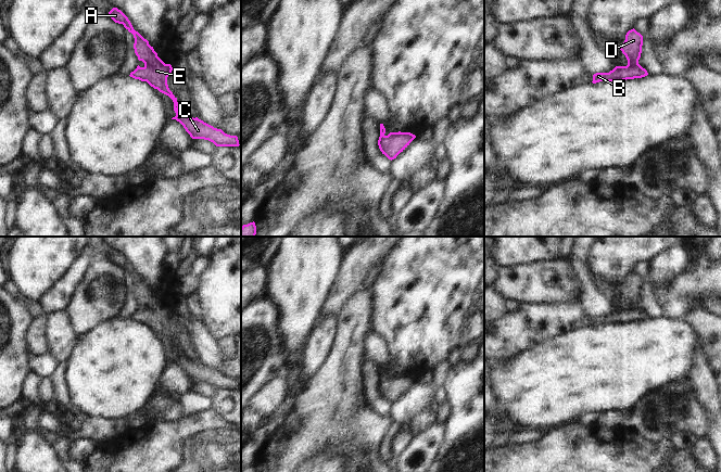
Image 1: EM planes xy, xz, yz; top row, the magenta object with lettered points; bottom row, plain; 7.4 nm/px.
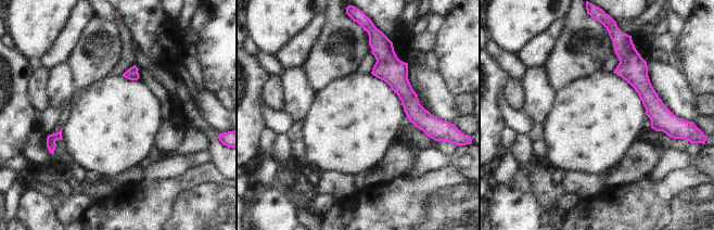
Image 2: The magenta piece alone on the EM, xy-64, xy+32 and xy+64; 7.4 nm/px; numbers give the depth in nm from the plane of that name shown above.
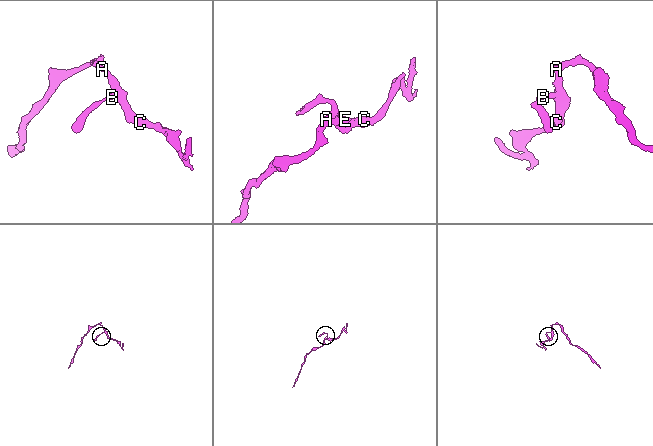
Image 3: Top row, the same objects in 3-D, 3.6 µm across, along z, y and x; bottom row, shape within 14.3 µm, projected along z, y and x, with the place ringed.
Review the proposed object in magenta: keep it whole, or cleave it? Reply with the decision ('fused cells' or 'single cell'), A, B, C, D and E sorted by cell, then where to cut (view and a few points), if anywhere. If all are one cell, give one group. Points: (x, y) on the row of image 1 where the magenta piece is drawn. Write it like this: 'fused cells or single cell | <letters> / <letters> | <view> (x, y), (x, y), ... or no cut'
single cell | A B C D E | no cut

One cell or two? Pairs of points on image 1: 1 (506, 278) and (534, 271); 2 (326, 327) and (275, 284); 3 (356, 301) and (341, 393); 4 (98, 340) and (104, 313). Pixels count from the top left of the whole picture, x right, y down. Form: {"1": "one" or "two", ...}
{"1": "one", "2": "two", "3": "one", "4": "two"}

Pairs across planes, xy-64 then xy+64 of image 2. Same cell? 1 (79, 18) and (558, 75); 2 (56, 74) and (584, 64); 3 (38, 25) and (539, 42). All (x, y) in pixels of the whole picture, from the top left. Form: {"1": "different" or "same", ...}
{"1": "different", "2": "different", "3": "different"}

